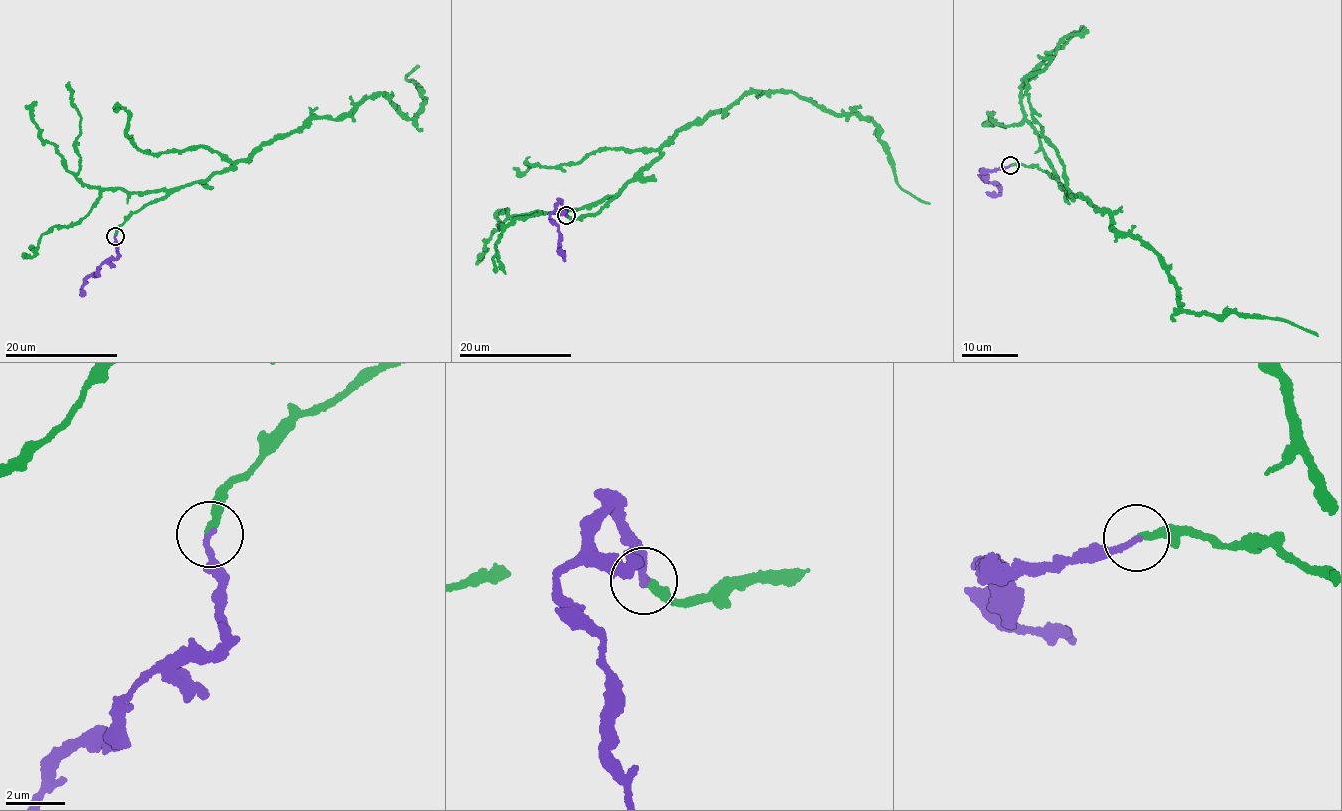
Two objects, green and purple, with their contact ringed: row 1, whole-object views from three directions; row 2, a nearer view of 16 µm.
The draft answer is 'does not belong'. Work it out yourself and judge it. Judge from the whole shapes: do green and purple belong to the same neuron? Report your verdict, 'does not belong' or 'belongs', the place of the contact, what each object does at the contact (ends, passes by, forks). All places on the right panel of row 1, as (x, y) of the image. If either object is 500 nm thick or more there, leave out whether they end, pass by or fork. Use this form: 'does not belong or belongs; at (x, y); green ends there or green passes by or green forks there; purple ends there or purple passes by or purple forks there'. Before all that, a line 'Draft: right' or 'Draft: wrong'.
Draft: wrong
belongs; at (1010, 165); green ends there; purple ends there

